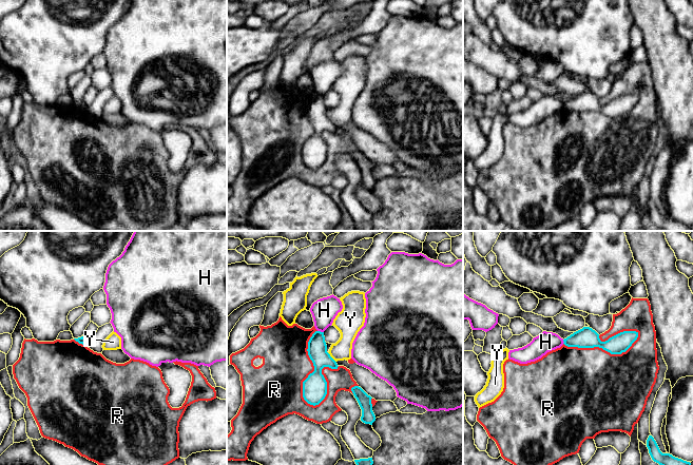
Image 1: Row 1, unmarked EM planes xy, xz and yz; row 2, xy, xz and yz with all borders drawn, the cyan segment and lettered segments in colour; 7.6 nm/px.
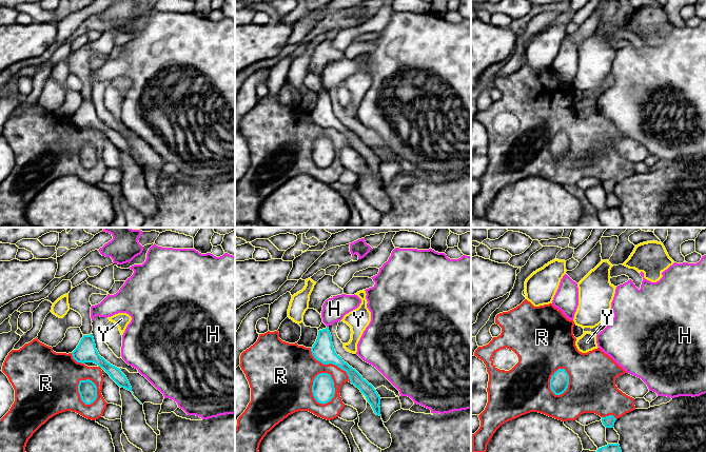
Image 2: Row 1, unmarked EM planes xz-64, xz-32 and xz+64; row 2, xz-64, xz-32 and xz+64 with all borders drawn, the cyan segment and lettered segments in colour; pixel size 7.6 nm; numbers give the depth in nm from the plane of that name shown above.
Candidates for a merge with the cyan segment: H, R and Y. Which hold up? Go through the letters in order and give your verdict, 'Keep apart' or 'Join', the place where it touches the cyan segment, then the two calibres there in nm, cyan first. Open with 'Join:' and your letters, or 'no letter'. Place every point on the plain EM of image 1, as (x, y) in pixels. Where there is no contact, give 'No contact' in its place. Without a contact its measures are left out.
Join: no letter
H: Keep apart. Touches cyan at xz (320, 95). Thickness 140 nm (cyan) against 190 nm
R: Keep apart. Touches cyan at xz (314, 133). Thickness 190 nm (cyan) against 360 nm
Y: Keep apart. Touches cyan at xz (331, 121). Thickness 180 nm (cyan) against 150 nm

